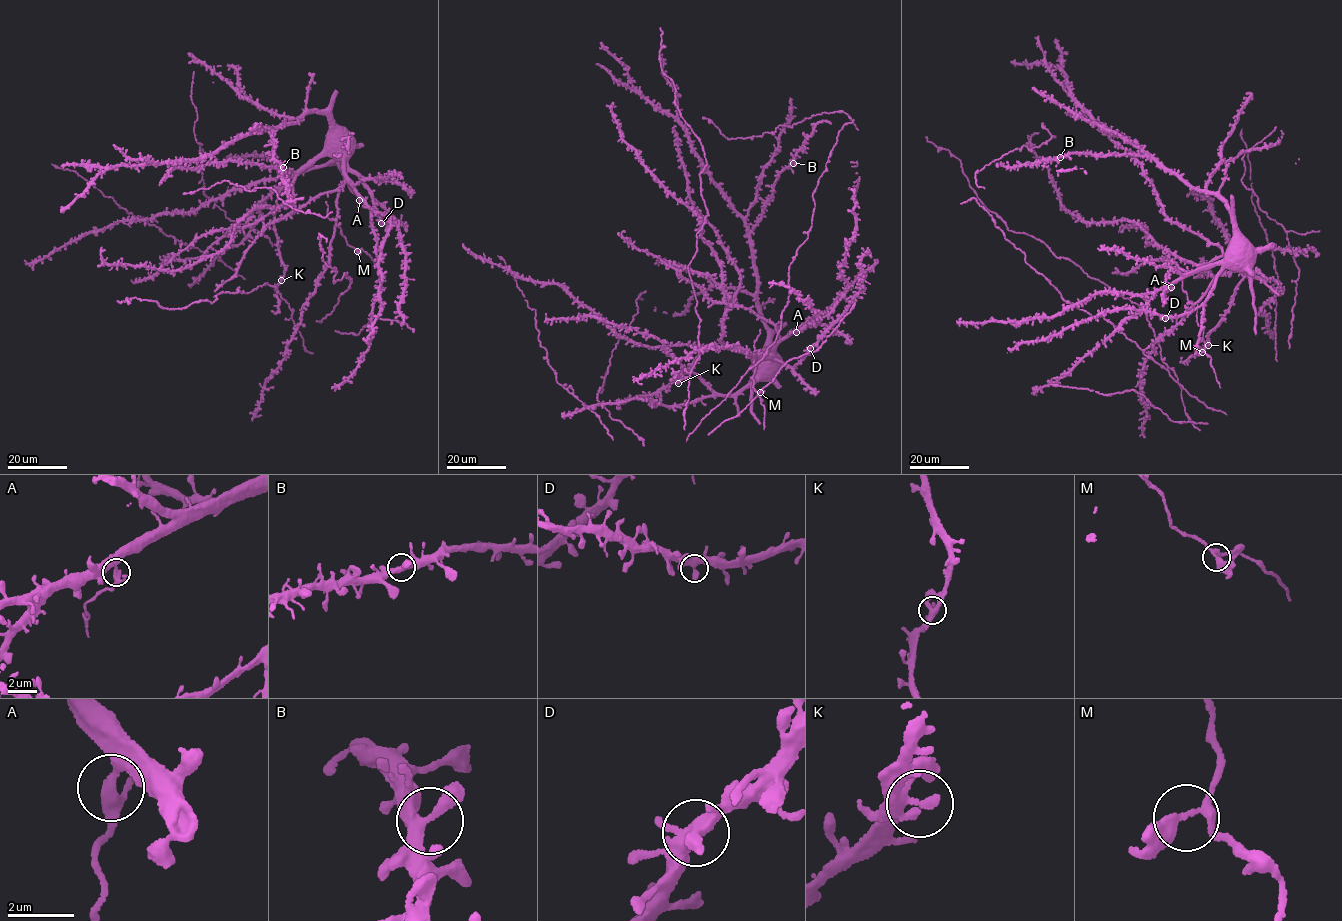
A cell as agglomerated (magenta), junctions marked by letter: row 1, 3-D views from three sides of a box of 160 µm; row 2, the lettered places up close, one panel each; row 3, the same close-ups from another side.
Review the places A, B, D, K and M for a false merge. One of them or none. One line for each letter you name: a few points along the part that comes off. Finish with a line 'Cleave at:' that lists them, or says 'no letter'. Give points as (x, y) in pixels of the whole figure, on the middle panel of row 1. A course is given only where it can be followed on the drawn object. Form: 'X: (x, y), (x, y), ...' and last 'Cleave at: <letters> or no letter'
Cleave at: A

